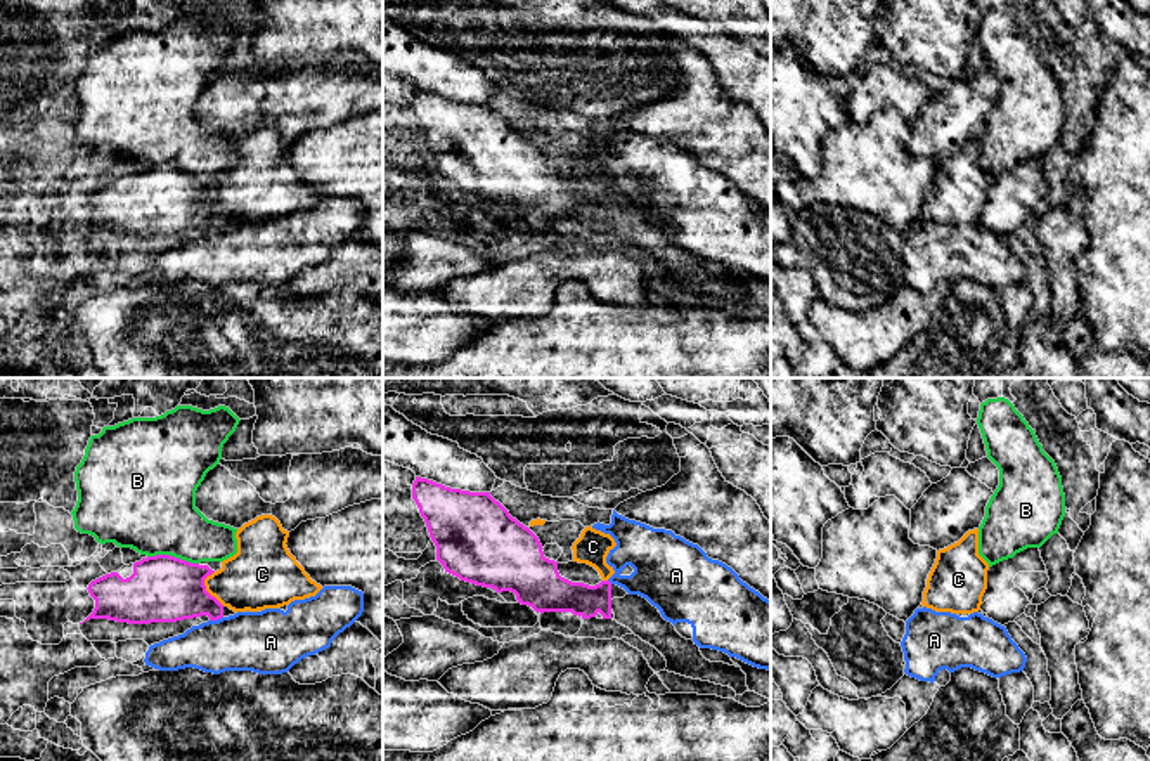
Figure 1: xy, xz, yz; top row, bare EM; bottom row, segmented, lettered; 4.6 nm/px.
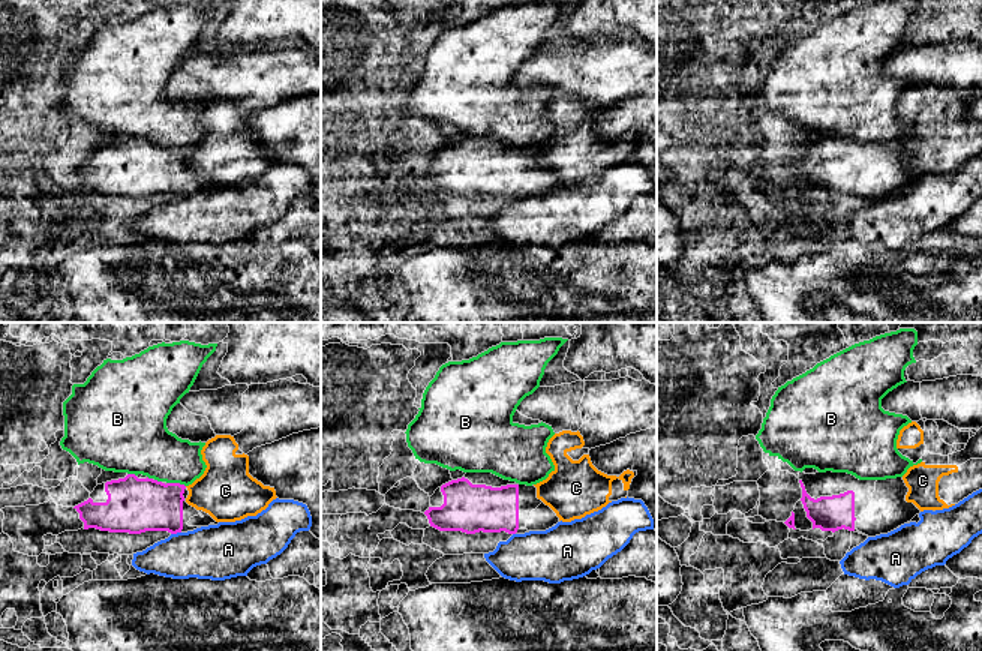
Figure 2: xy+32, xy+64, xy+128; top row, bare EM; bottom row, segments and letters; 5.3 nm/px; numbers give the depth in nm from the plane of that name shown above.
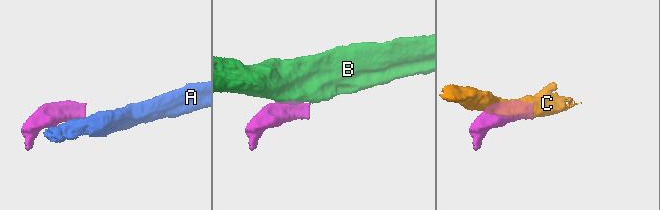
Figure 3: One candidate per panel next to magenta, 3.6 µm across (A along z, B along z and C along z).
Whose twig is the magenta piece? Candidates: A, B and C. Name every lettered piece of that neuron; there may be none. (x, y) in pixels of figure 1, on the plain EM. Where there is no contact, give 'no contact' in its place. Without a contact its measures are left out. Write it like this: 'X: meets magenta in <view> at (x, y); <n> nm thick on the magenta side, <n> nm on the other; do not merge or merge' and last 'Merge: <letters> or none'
A: meets magenta in xy at (215, 231); 300 nm thick on the magenta side, 280 nm on the other; do not merge
B: meets magenta in xy at (174, 169); 300 nm thick on the magenta side, 420 nm on the other; do not merge
C: meets magenta in xy at (205, 201); 300 nm thick on the magenta side, 300 nm on the other; do not merge
Merge: none

